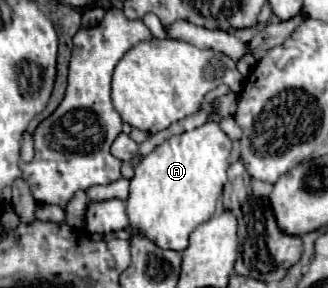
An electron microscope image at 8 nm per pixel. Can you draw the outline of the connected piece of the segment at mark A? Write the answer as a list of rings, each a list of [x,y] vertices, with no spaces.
[[[206,122],[192,132],[168,138],[152,154],[144,156],[130,180],[126,214],[130,230],[150,238],[162,250],[182,252],[190,232],[206,222],[218,208],[232,142],[216,122]]]

